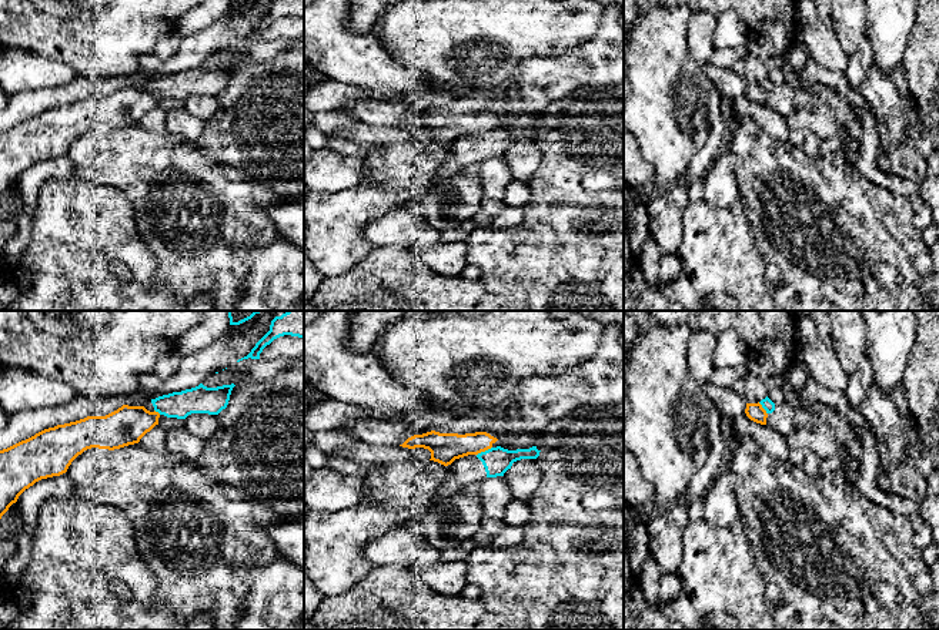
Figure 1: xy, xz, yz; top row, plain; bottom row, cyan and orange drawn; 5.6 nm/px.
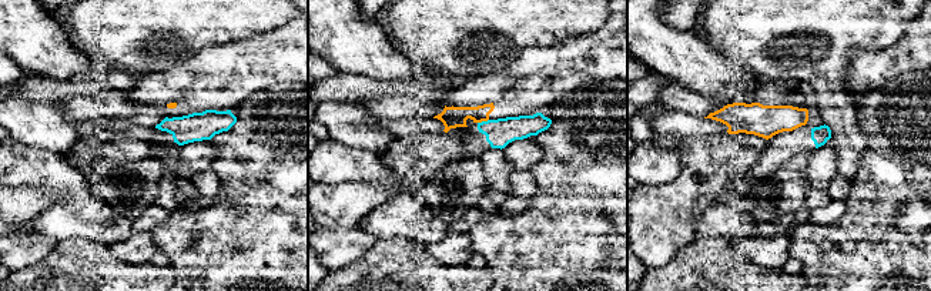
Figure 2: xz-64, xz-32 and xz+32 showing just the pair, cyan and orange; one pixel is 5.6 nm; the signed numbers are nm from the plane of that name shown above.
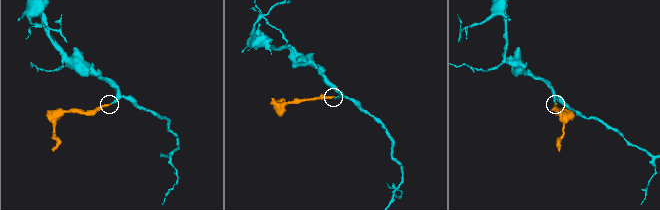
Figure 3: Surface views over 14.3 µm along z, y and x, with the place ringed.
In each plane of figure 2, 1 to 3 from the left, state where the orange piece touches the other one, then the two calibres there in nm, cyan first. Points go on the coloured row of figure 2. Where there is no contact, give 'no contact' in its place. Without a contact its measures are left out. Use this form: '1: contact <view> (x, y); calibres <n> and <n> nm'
1: no contact
2: contact xz-32 (482, 121); calibres 160 and 120 nm
3: no contact

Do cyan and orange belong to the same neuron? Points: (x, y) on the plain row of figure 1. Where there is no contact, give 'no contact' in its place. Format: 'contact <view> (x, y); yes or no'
contact xz (485, 131); no

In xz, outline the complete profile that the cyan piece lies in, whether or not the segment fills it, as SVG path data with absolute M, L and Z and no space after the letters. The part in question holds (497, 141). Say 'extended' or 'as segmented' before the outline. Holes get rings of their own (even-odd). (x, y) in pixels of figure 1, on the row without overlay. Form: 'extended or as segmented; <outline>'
extended; M497 127L478 135L455 140L448 145L451 158L440 167L434 181L452 177L461 170L487 158L504 157L514 143L521 140L537 140L539 133L537 127L517 131Z

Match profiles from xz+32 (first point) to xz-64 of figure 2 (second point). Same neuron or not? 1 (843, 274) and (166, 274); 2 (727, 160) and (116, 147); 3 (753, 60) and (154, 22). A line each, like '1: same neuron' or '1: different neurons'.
1: different neurons
2: same neuron
3: same neuron

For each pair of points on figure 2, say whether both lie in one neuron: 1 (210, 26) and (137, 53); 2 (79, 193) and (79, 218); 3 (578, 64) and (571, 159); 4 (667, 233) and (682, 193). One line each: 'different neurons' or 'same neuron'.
1: same neuron
2: same neuron
3: different neurons
4: same neuron

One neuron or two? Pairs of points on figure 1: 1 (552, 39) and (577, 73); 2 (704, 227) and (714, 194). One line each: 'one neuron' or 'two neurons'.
1: two neurons
2: two neurons

